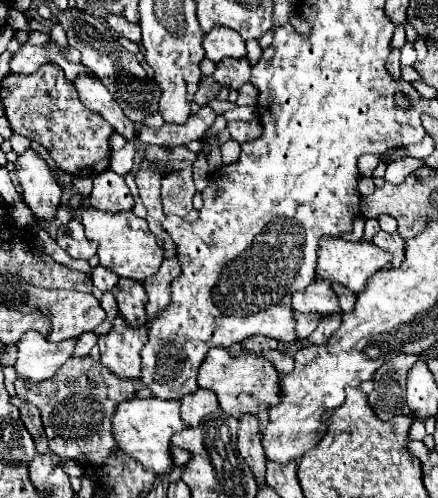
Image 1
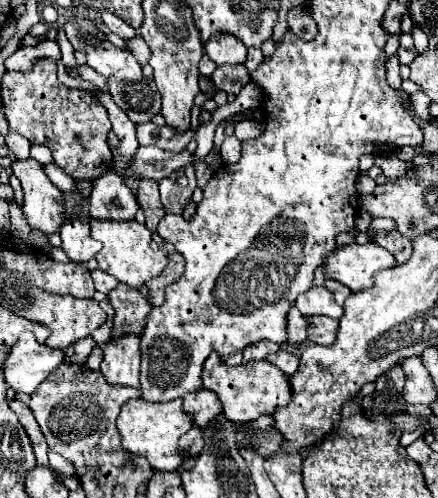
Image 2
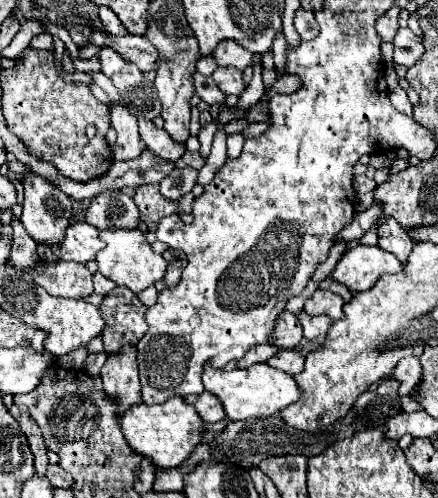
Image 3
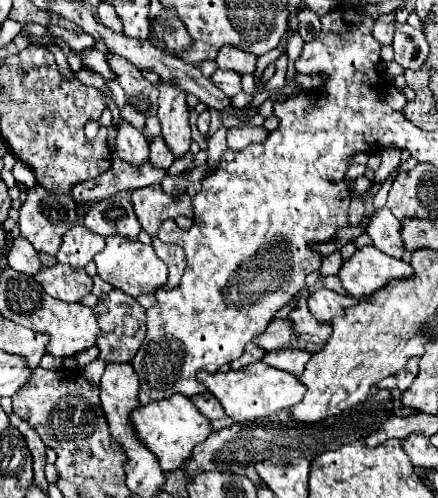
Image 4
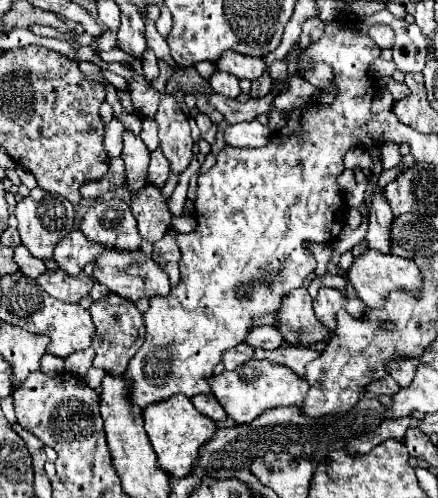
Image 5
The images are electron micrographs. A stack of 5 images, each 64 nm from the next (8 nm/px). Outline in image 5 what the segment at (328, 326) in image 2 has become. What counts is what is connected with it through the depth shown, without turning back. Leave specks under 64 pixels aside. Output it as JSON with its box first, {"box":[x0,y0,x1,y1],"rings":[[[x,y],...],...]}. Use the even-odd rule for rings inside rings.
{"box":[276,286,330,346],"rings":[[[304,286],[284,296],[284,304],[280,306],[280,318],[276,326],[280,328],[280,332],[284,332],[284,340],[288,344],[310,346],[310,344],[328,340],[330,336],[330,330],[324,328],[314,318],[312,298]]]}

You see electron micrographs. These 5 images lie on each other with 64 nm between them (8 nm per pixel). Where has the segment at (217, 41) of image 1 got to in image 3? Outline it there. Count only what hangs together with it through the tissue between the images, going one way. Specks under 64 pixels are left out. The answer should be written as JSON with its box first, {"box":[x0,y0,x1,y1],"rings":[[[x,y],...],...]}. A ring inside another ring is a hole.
{"box":[212,40,252,70],"rings":[[[224,40],[216,46],[212,58],[218,62],[218,66],[234,66],[244,70],[252,60],[252,52],[236,44],[236,40]]]}

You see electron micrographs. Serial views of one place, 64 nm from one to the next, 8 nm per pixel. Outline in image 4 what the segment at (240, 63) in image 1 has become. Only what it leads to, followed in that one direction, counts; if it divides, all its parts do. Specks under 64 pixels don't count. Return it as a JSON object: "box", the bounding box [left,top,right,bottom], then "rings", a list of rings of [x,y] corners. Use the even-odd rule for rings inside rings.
{"box":[212,70,242,98],"rings":[[[216,70],[216,72],[212,74],[212,82],[214,82],[228,98],[232,98],[234,94],[238,94],[238,92],[242,90],[242,86],[240,86],[240,74],[236,74],[236,72],[232,72],[232,70]]]}

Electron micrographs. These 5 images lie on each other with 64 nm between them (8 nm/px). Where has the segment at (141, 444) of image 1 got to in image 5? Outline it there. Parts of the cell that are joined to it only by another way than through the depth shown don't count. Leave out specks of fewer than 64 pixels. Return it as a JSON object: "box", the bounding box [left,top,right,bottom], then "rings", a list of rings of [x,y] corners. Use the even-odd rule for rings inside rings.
{"box":[142,394,216,478],"rings":[[[174,394],[172,398],[168,398],[164,402],[146,406],[142,410],[142,418],[144,418],[144,430],[148,432],[150,444],[154,446],[154,452],[158,456],[160,468],[178,478],[182,478],[190,472],[194,460],[198,458],[198,448],[208,438],[212,438],[216,432],[216,424],[208,416],[202,416],[194,408],[194,404],[182,394]]]}

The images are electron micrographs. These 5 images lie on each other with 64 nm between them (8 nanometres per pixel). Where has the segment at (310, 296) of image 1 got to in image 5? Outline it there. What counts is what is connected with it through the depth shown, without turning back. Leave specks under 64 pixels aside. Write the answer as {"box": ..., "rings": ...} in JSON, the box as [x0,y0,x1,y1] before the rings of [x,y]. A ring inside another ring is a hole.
{"box":[314,288,346,330],"rings":[[[320,288],[318,296],[314,298],[314,312],[328,330],[336,328],[334,316],[340,308],[346,308],[346,296],[334,288]]]}

